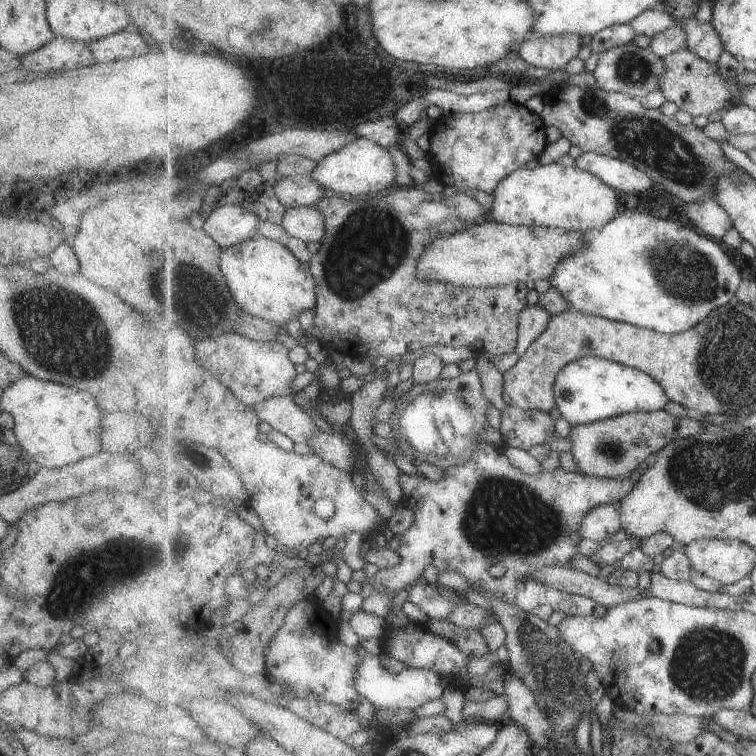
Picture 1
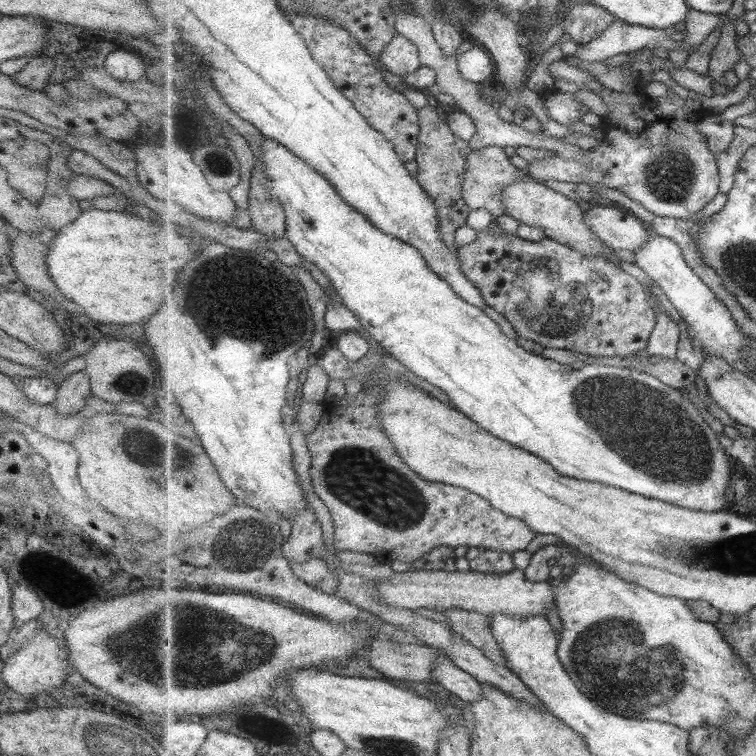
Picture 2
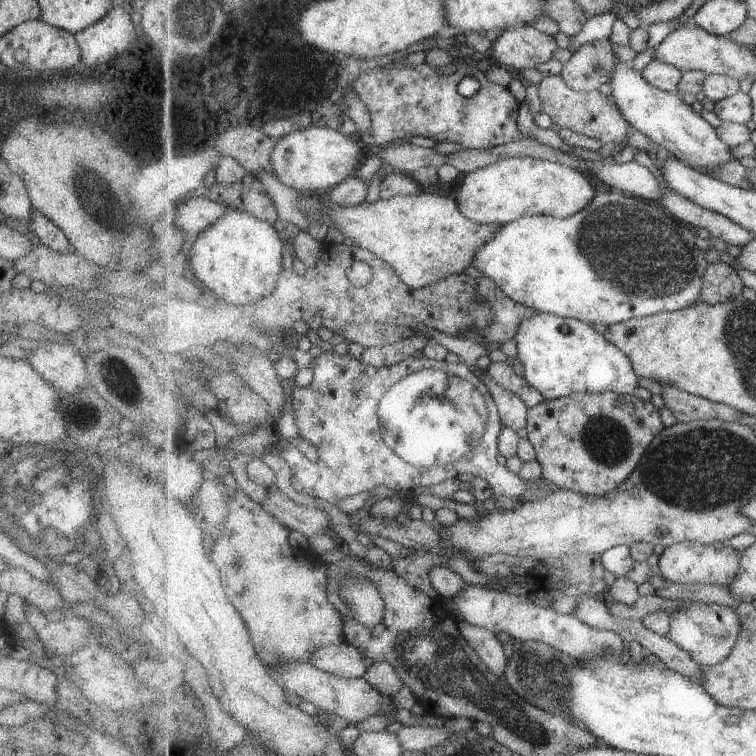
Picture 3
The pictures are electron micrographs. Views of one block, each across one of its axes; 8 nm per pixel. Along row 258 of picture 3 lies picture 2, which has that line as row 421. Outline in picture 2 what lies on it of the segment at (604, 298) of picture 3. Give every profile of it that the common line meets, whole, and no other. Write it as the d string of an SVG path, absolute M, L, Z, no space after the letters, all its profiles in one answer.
M266 136L263 137L263 140L265 140L262 148L264 154L255 163L261 163L264 166L268 176L267 188L274 196L274 199L281 201L285 207L287 217L286 237L295 245L295 249L305 260L313 262L328 276L332 287L337 290L339 298L343 299L345 306L359 318L359 322L363 326L363 333L373 337L379 345L387 352L390 352L411 372L441 389L449 396L449 400L455 405L457 411L462 411L465 415L472 417L475 422L479 423L479 426L490 431L497 438L502 438L507 442L514 443L515 446L522 447L523 450L531 451L531 454L543 457L559 471L559 474L566 475L569 478L575 477L589 482L602 482L607 486L615 486L615 488L620 488L633 494L656 498L657 500L691 510L703 512L721 512L721 510L725 510L725 506L729 504L727 502L727 488L731 484L731 470L734 470L734 465L731 464L731 457L729 458L725 448L721 446L720 436L705 422L705 418L701 416L697 406L691 404L689 400L685 400L681 392L661 382L654 375L637 369L592 363L584 365L577 370L573 365L565 365L525 350L518 341L507 338L501 332L497 323L495 324L481 308L473 306L465 299L461 299L453 291L451 284L447 283L447 280L441 279L441 276L435 274L435 271L431 271L431 266L427 263L427 260L423 259L421 251L411 246L410 243L403 242L401 238L395 238L395 236L385 234L382 230L379 230L379 227L375 226L365 214L361 214L356 207L349 206L342 199L341 194L335 190L335 187L322 174L319 174L317 170L313 170L302 158L299 158L297 154L283 146L281 142L277 142L273 138L266 138Z

